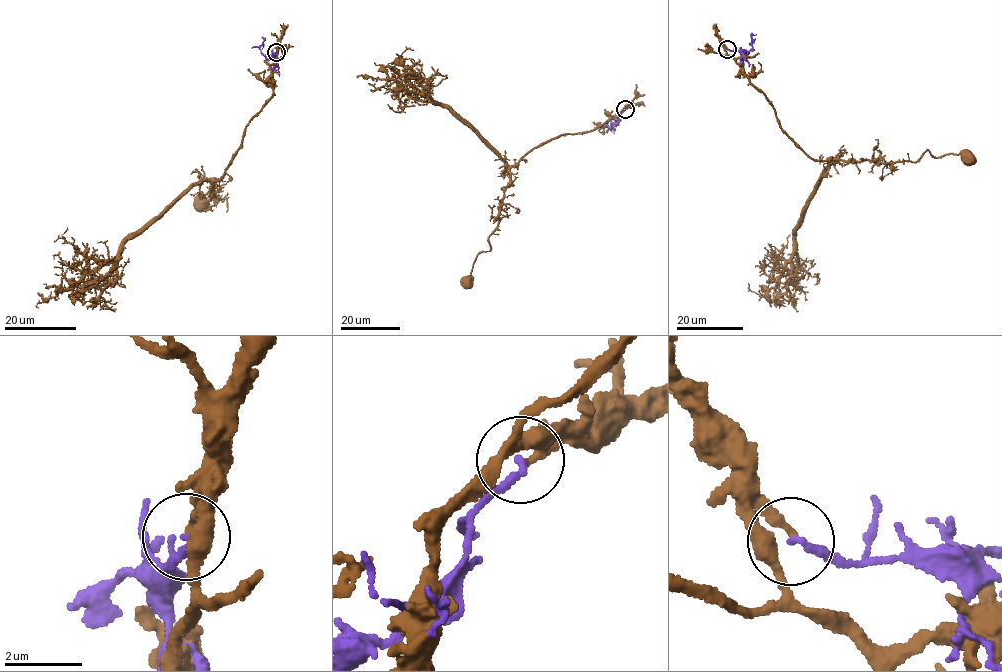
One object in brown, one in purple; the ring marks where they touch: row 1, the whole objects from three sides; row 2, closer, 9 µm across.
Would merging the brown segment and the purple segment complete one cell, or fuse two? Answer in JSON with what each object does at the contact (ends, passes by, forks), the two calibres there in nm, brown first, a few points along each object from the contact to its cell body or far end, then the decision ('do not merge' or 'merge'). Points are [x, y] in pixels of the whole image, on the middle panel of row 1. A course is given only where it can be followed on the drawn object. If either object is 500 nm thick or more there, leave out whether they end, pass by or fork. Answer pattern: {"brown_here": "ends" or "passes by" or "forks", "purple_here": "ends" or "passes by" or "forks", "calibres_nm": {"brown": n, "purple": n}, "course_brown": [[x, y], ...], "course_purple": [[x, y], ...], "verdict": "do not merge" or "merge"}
{"brown_here": "ends", "purple_here": "ends", "calibres_nm": {"brown": 220, "purple": 200}, "course_brown": [[625, 109], [592, 130], [551, 138], [510, 169], [499, 221], [488, 239], [491, 247], [477, 255], [468, 281]], "course_purple": [[625, 108], [608, 127], [614, 129], [614, 134]], "verdict": "do not merge"}

